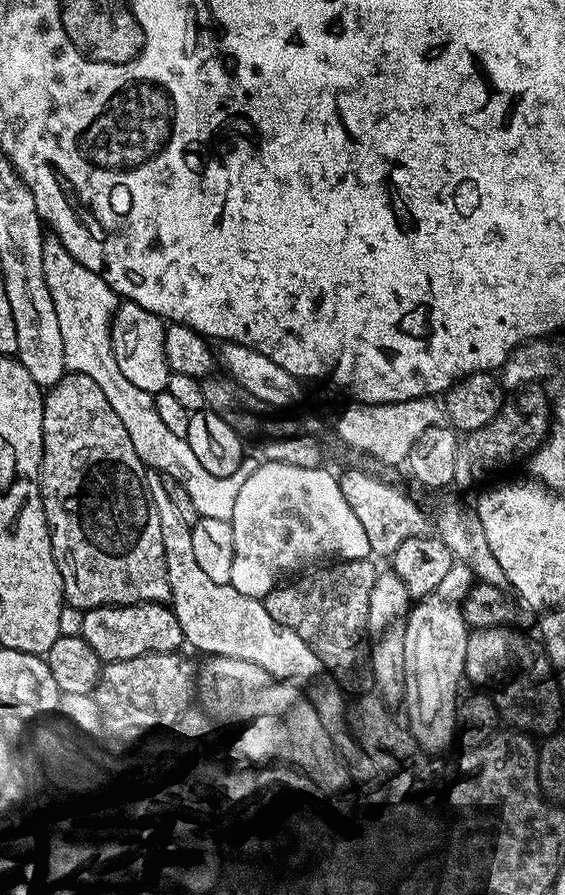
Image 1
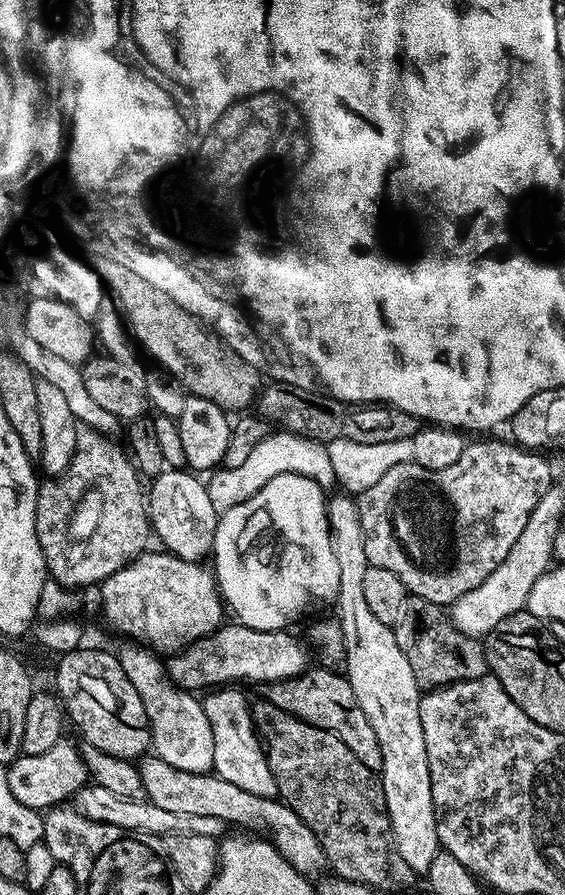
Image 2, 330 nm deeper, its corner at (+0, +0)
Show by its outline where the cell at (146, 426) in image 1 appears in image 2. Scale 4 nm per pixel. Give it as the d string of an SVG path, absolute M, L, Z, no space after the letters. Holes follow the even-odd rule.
M278 430L269 434L258 444L254 445L250 454L242 463L222 466L215 469L205 481L207 498L214 507L216 513L225 512L236 505L248 500L278 474L297 473L300 476L309 476L320 482L323 477L333 477L333 468L330 466L330 458L327 447L320 442L298 437L287 431Z

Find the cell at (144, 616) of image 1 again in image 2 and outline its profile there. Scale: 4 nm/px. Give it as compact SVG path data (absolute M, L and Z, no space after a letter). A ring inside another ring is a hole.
M167 550L152 551L141 552L136 559L104 579L98 588L100 608L104 611L105 622L114 631L126 636L124 638L141 646L147 645L156 654L175 654L221 627L226 608L216 587L213 573L209 569L207 572L203 563L183 560Z

